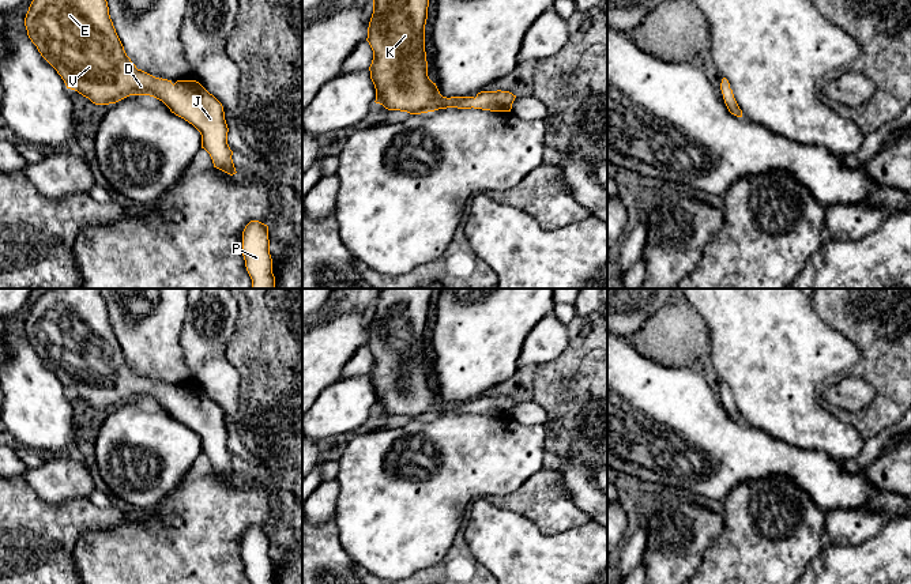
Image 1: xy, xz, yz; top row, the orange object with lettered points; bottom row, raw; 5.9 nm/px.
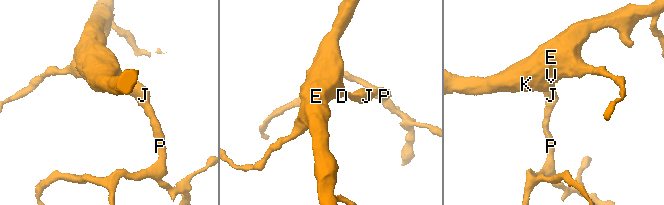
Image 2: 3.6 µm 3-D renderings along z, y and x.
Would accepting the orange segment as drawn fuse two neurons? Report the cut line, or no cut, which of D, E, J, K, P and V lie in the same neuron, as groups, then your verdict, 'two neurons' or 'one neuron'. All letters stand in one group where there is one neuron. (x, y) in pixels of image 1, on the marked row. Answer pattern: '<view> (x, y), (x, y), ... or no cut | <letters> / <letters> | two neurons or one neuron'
no cut | D E J K P V | one neuron

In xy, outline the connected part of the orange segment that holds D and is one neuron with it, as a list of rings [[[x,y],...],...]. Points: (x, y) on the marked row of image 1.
[[[33,0],[25,18],[25,26],[31,42],[41,56],[57,71],[67,88],[75,90],[95,105],[116,103],[129,95],[150,95],[162,101],[172,113],[192,124],[202,135],[204,148],[214,167],[233,176],[236,167],[231,159],[233,151],[227,144],[227,124],[222,103],[196,80],[172,80],[155,78],[136,65],[127,56],[109,15],[106,0]]]

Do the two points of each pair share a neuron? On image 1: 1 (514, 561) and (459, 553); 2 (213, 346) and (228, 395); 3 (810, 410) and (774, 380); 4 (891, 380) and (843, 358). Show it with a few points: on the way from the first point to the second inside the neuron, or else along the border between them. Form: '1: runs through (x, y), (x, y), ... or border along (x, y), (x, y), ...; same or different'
1: border along (462, 528), (470, 552), (489, 569); different
2: runs through (213, 358), (213, 373), (221, 383); same
3: runs through (801, 404), (783, 390); same
4: border along (840, 334), (859, 351), (859, 358), (846, 373); different

